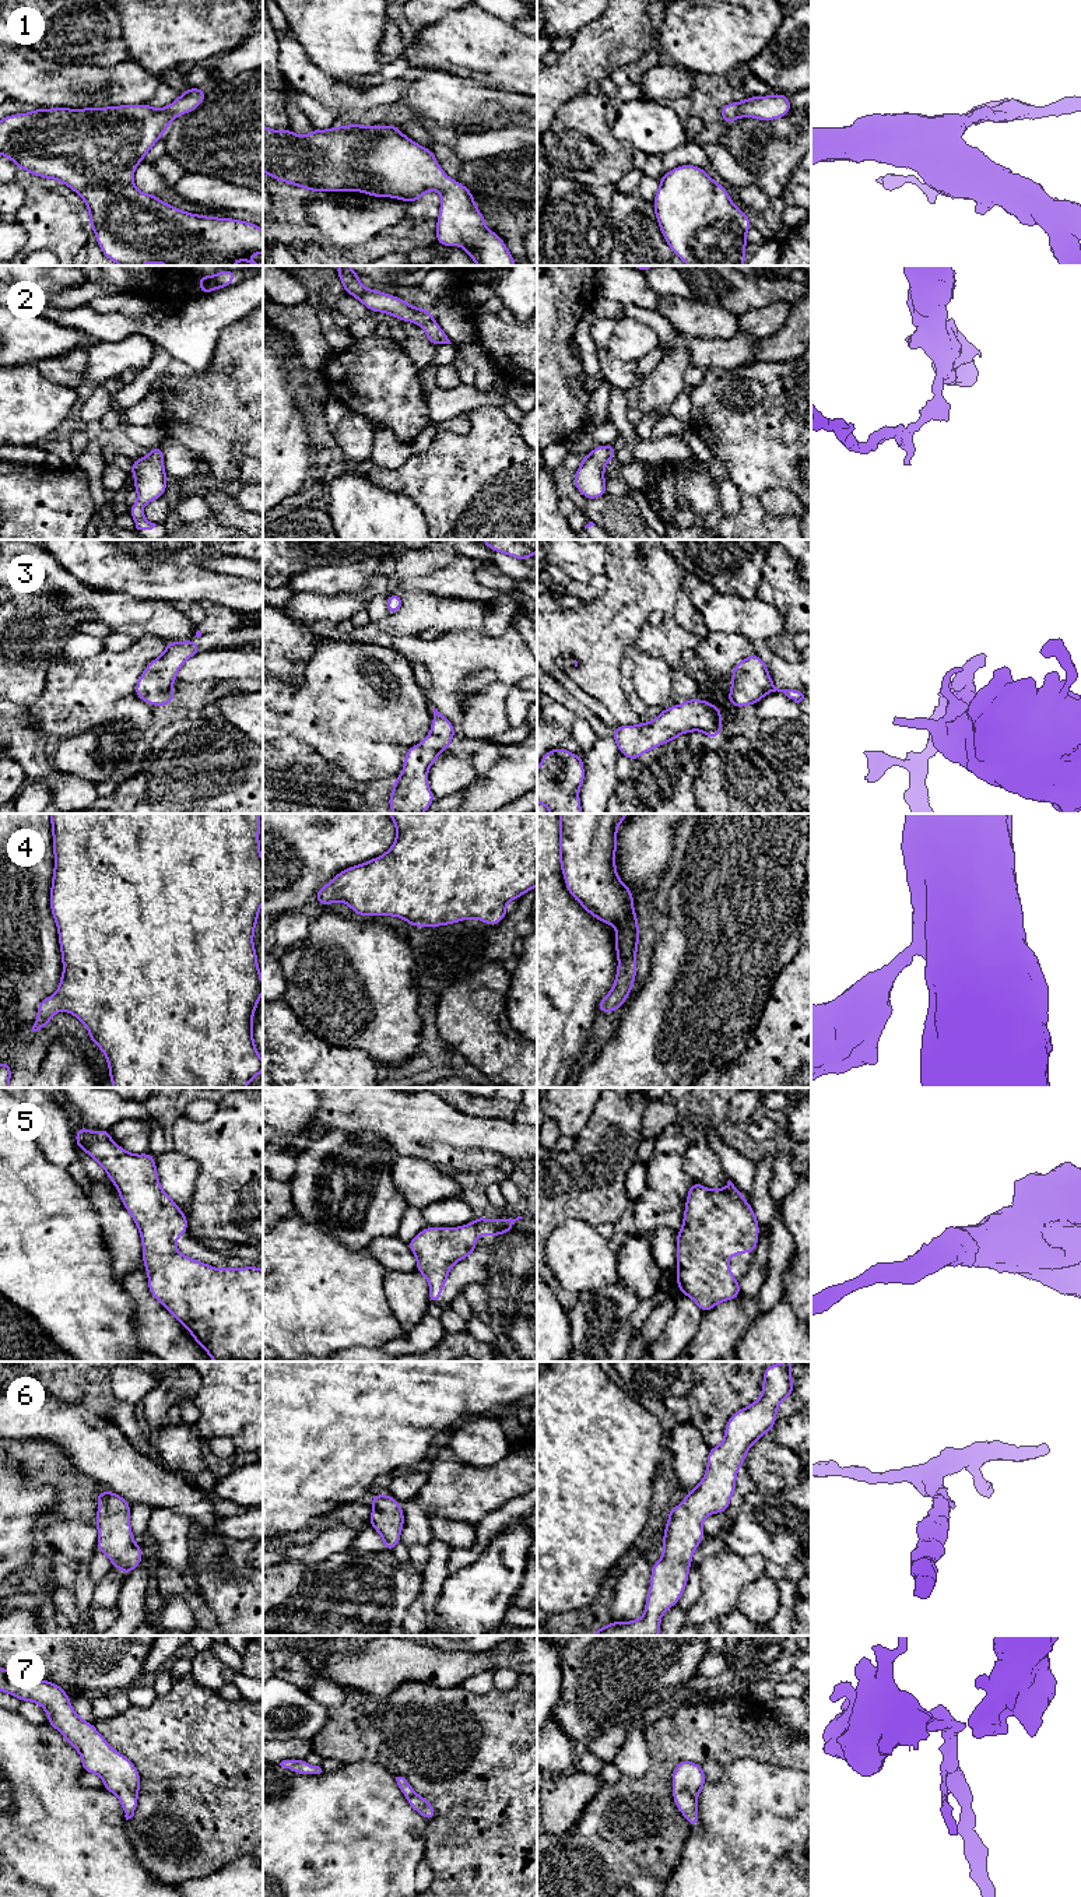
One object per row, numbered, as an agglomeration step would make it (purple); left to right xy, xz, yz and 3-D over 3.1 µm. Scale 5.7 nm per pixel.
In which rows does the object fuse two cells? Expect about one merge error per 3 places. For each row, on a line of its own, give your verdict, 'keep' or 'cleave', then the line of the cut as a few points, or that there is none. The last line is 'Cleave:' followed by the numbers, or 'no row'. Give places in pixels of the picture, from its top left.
1: keep; no cut
2: keep; no cut
3: keep; no cut
4: keep; no cut
5: keep; no cut
6: keep; no cut
7: keep; no cut
Cleave: no row

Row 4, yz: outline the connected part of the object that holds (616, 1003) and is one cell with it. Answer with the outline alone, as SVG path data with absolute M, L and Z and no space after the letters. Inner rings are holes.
M559 814L559 863L575 900L597 920L617 928L618 969L599 1012L614 1012L631 994L640 937L633 895L618 878L614 856L617 829L628 814Z

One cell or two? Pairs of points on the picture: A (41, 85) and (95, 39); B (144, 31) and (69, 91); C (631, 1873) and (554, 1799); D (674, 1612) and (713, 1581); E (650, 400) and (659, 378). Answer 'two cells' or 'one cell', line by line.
A: two cells
B: two cells
C: two cells
D: two cells
E: one cell

